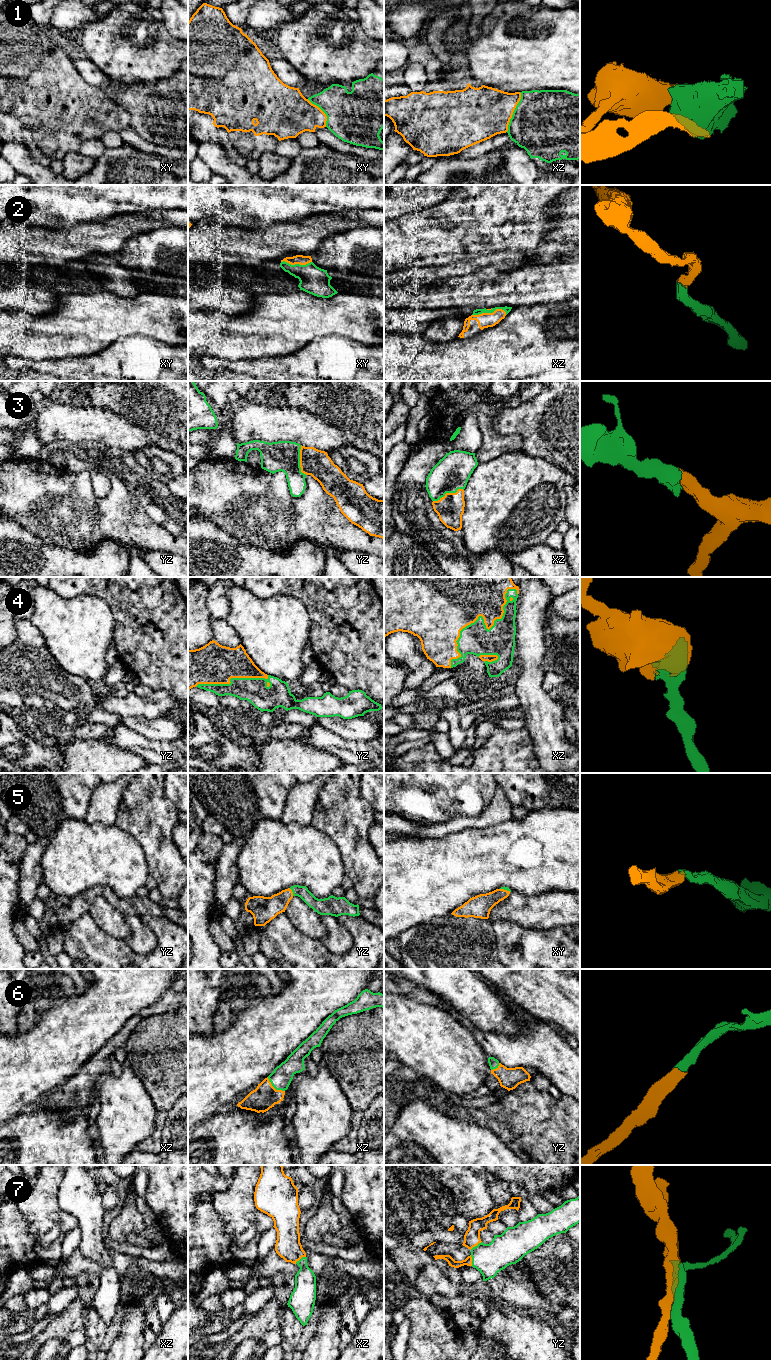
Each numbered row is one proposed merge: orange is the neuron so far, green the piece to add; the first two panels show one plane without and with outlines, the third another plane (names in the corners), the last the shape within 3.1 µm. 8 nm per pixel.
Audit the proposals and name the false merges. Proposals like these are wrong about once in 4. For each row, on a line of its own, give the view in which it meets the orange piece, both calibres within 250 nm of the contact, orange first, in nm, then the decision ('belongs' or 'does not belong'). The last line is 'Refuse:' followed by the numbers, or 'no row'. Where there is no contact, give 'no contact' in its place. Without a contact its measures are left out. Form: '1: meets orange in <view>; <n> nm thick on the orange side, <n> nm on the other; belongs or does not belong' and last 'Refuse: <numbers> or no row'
1: meets orange in xz; 400 nm thick on the orange side, 500 nm on the other; does not belong
2: meets orange in xz; 120 nm thick on the orange side, 50 nm on the other; belongs
3: meets orange in xz; 220 nm thick on the orange side, 280 nm on the other; belongs
4: meets orange in xz; 480 nm thick on the orange side, 240 nm on the other; belongs
5: meets orange in yz; 190 nm thick on the orange side, 110 nm on the other; belongs
6: meets orange in xz; 200 nm thick on the orange side, 170 nm on the other; belongs
7: meets orange in xz; 200 nm thick on the orange side, 180 nm on the other; belongs
Refuse: 1

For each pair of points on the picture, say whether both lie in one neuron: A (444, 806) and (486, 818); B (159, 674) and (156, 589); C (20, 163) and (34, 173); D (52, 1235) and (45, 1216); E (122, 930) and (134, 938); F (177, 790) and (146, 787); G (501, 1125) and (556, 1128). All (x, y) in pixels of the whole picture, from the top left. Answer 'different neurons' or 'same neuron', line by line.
A: different neurons
B: same neuron
C: same neuron
D: different neurons
E: different neurons
F: different neurons
G: same neuron

